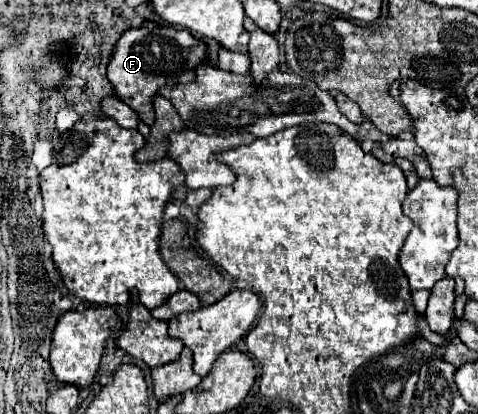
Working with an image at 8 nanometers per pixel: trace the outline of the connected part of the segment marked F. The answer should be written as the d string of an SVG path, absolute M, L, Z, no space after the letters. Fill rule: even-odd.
M172 27L128 29L114 47L114 53L108 63L108 79L116 95L126 105L130 105L146 125L152 125L154 109L150 101L158 93L160 85L190 83L194 79L194 69L200 65L204 57L206 57L206 45L200 39L194 39L192 33L188 31Z

